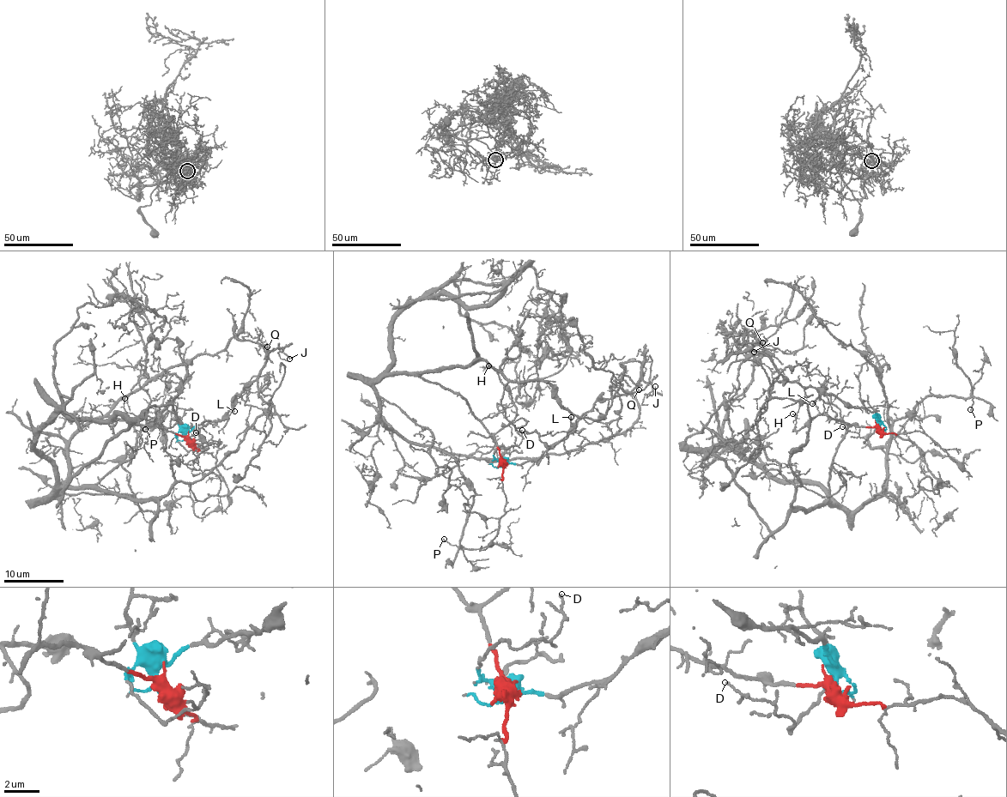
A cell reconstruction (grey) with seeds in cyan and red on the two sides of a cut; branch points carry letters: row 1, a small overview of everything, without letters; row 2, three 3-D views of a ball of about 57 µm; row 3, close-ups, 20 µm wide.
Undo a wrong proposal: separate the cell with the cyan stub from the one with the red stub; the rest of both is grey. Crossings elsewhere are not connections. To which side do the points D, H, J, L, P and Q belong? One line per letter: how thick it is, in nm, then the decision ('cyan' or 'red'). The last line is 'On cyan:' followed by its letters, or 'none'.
D: calibre 100 nm; cyan
H: calibre 70 nm; red
J: calibre 100 nm; cyan
L: calibre 180 nm; cyan
P: calibre 120 nm; red
Q: calibre 130 nm; cyan
On cyan: D, J, L, Q

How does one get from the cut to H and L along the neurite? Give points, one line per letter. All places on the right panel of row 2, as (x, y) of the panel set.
H: (881, 430), (856, 426), (817, 414), (801, 429), (795, 430), (796, 416), (792, 413)
L: (881, 430), (876, 413), (862, 407), (847, 405), (832, 394), (818, 396), (811, 404)

